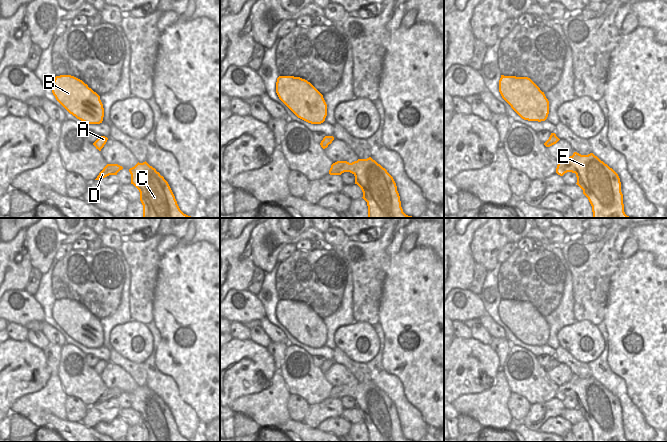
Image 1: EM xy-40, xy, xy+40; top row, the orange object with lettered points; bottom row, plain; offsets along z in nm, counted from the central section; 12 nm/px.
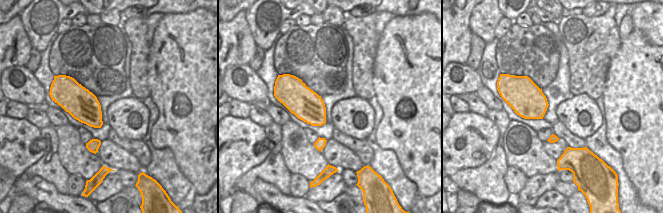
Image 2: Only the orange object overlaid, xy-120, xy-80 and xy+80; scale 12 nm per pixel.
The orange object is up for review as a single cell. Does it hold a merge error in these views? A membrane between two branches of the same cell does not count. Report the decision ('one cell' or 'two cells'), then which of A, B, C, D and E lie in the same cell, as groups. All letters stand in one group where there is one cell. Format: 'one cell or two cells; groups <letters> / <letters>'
one cell; groups A B C D E

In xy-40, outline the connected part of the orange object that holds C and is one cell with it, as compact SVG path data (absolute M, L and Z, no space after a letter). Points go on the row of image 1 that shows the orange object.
M146 161L129 172L131 184L140 192L143 218L191 218L180 210L168 182Z

